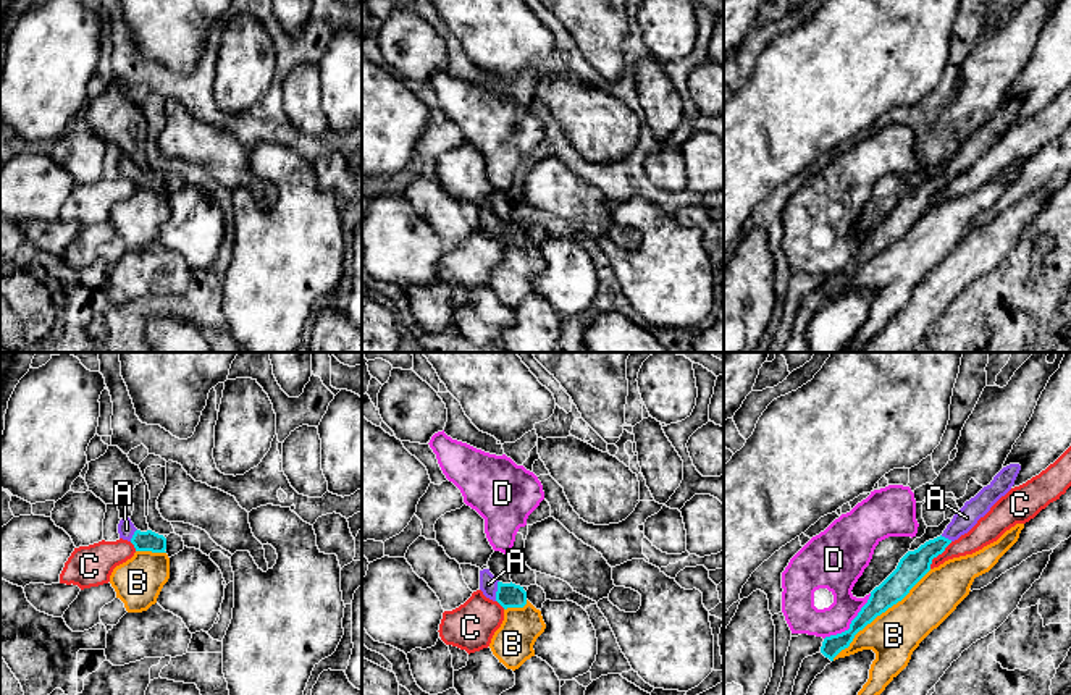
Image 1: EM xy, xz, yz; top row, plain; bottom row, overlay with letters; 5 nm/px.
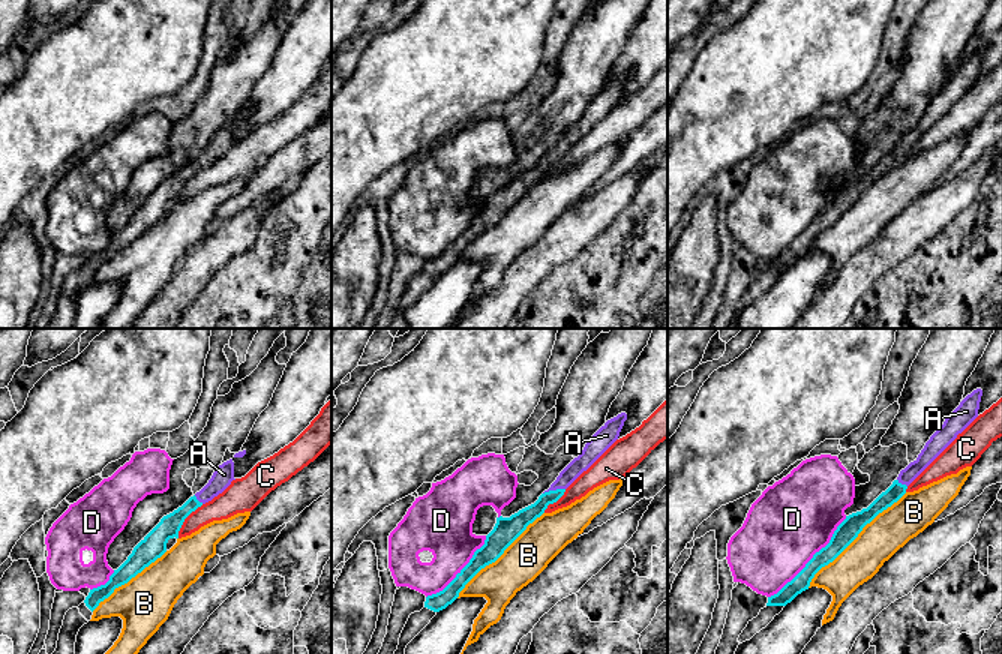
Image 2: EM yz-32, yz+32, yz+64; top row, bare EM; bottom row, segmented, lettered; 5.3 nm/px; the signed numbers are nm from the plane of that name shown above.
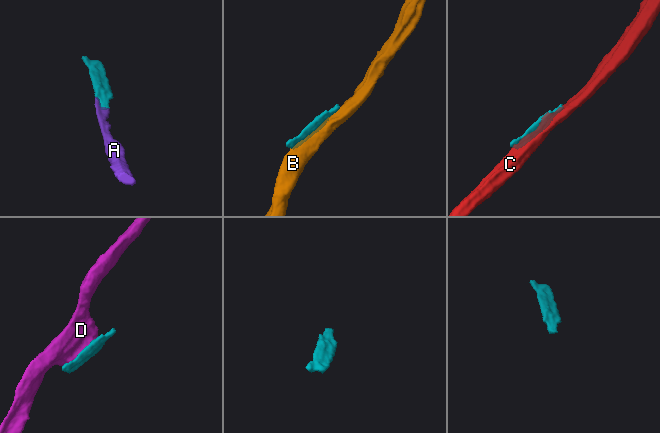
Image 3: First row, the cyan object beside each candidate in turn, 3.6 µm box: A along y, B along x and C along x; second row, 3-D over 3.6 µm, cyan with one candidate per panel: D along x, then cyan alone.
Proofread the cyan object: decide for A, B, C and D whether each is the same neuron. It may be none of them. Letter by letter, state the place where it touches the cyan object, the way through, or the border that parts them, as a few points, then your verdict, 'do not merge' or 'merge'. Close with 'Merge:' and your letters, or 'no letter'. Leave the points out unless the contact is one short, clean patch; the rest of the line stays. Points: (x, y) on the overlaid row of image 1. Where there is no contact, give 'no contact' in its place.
A: meets cyan in xz at (498, 590); runs through xz (509, 595), (498, 590), (488, 584); merge
B: meets cyan in yz at (879, 614); do not merge
C: meets cyan in yz at (937, 555); border along yz (952, 542), (932, 560), (929, 568); do not merge
D: meets cyan in yz at (852, 623); do not merge
Merge: A

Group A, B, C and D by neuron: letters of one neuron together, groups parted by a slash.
A / B / C / D

